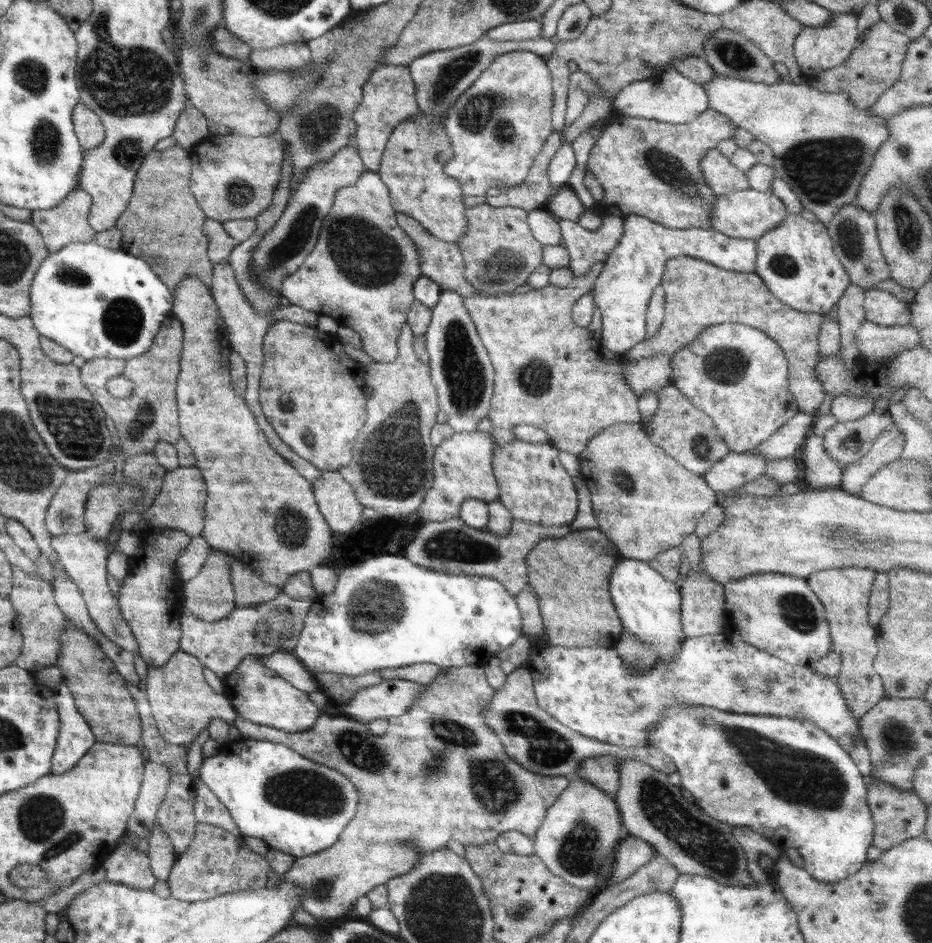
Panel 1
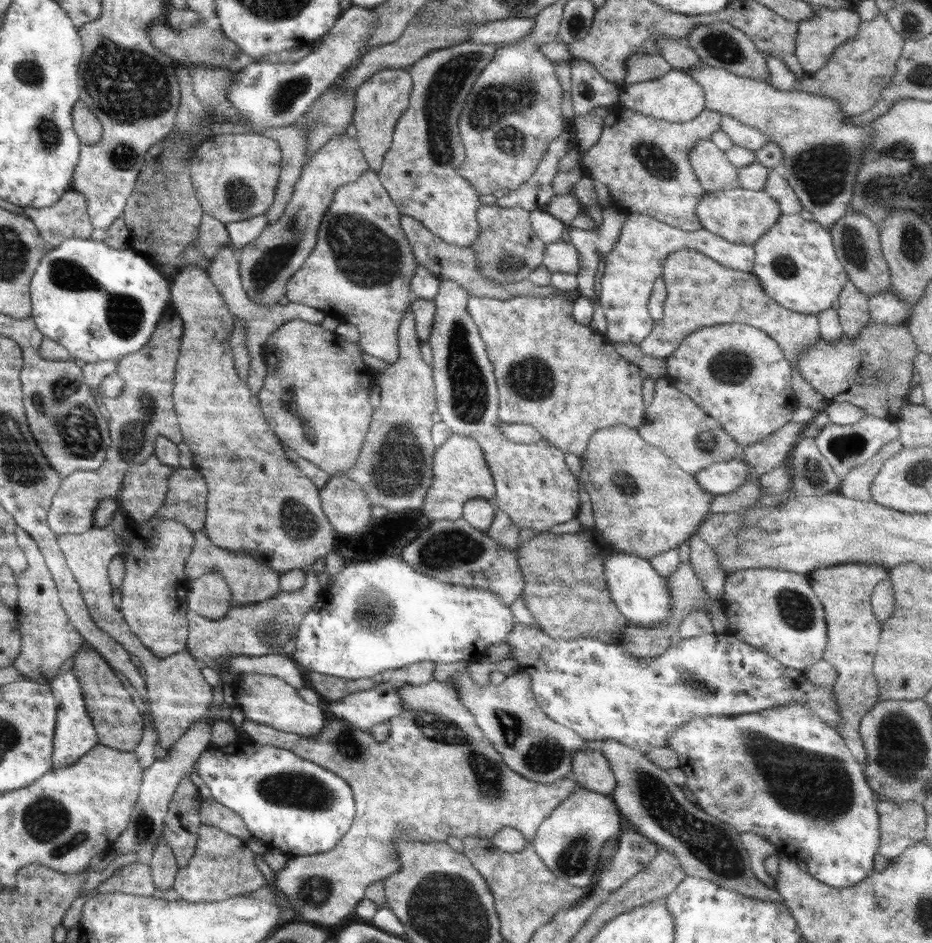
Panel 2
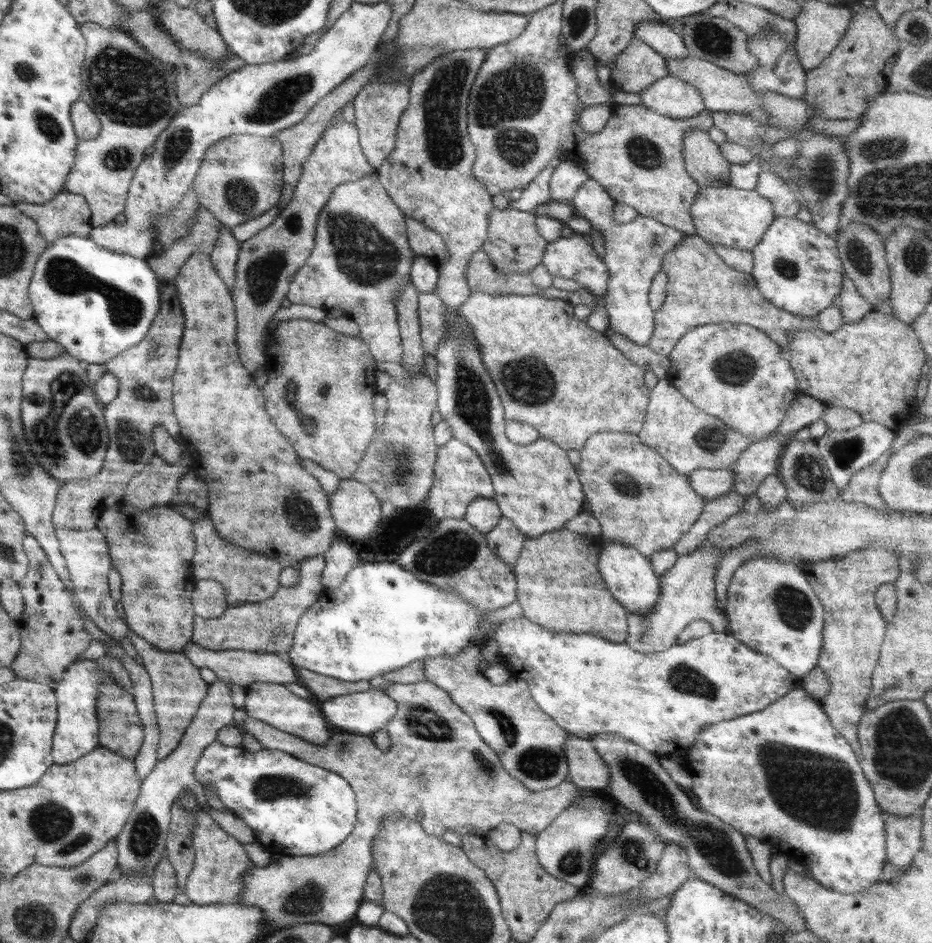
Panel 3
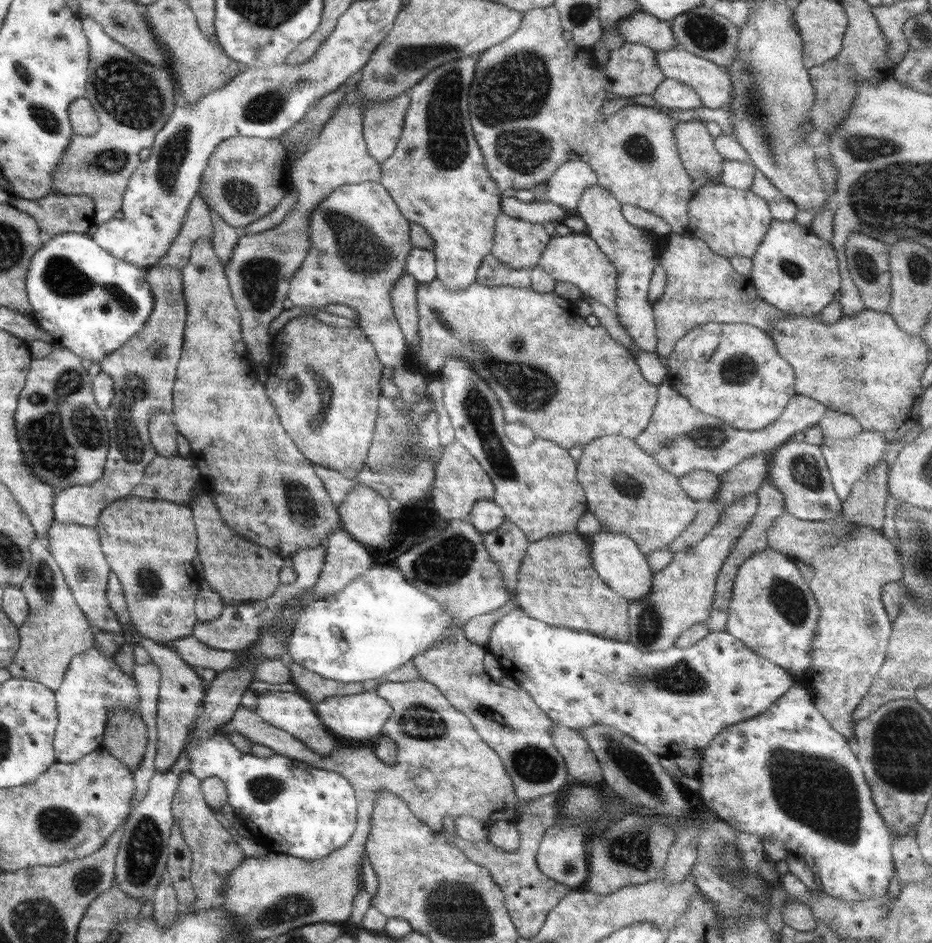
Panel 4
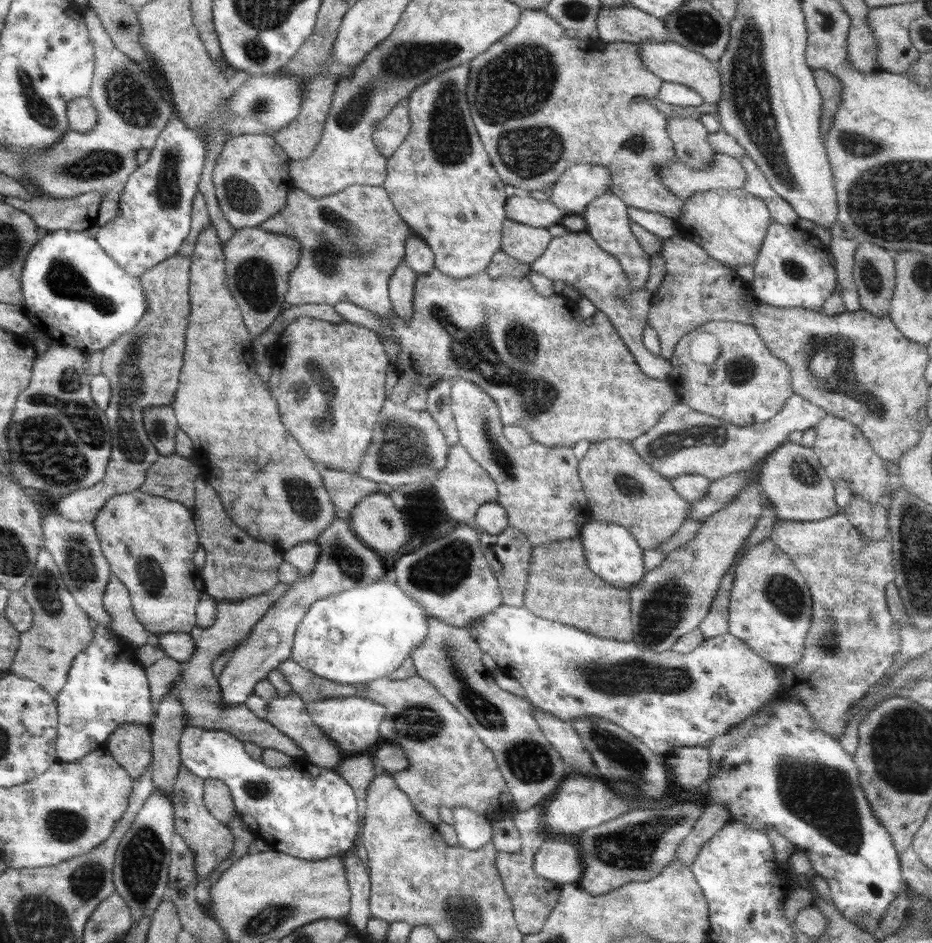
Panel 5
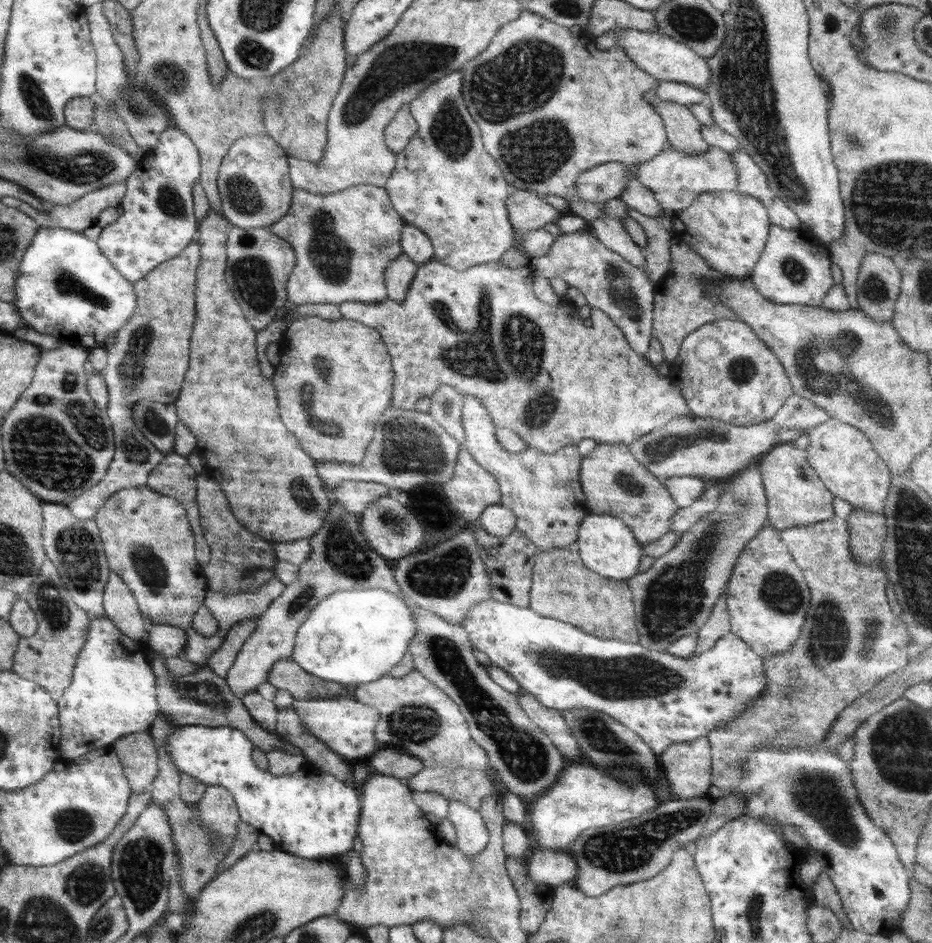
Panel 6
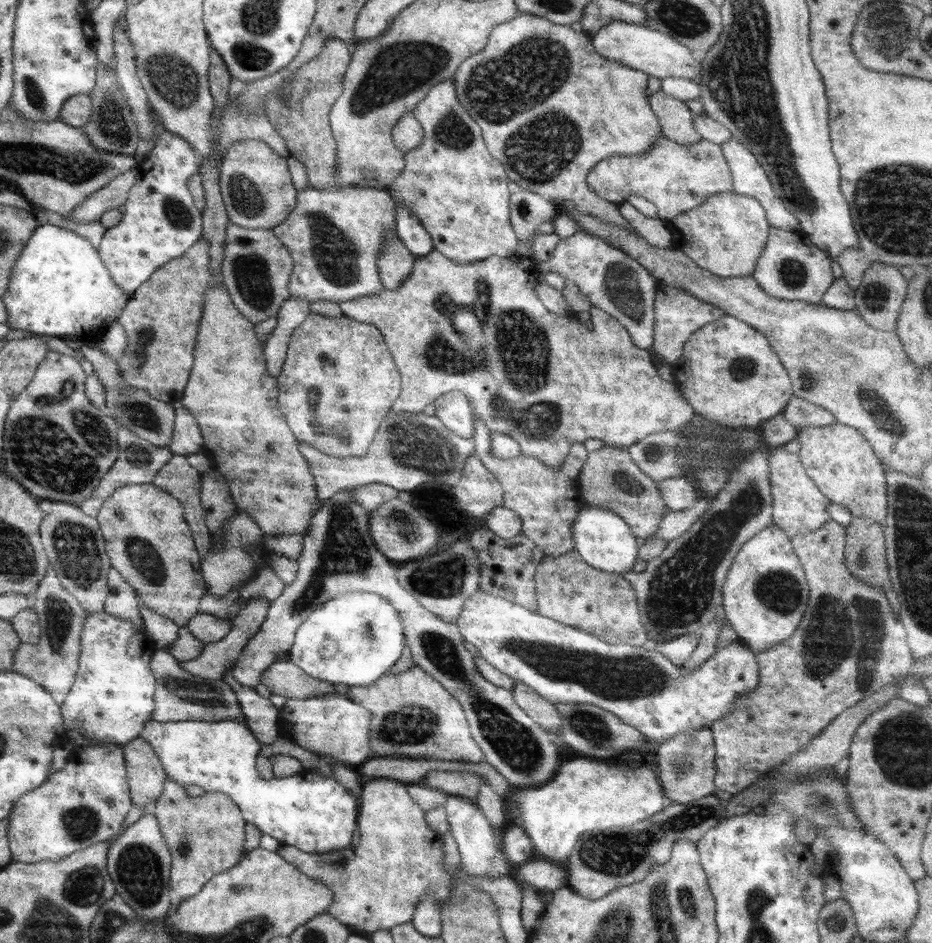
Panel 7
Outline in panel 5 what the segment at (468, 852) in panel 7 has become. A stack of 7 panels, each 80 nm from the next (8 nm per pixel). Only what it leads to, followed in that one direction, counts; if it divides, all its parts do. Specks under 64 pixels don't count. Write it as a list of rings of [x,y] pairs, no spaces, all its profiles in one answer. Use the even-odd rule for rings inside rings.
[[[463,806],[452,810],[454,822],[451,824],[457,834],[459,846],[468,850],[478,850],[492,838],[491,823],[485,816]]]

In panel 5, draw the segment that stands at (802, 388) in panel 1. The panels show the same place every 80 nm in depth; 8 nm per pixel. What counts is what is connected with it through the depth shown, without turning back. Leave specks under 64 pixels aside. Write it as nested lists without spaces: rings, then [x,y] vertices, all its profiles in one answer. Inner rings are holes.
[[[679,232],[664,239],[661,246],[666,272],[658,290],[651,296],[648,312],[650,326],[659,336],[663,359],[672,358],[680,339],[710,321],[732,321],[751,324],[749,304],[758,298],[751,292],[750,282],[742,280],[736,269],[720,263],[698,243],[684,238]]]

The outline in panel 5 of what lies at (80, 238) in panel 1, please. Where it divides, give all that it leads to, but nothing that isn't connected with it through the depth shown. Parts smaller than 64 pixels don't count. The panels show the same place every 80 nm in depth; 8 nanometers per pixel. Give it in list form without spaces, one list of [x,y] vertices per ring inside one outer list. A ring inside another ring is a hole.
[[[92,192],[60,200],[41,195],[30,201],[5,197],[4,203],[29,214],[41,231],[86,231],[95,224],[101,195]]]

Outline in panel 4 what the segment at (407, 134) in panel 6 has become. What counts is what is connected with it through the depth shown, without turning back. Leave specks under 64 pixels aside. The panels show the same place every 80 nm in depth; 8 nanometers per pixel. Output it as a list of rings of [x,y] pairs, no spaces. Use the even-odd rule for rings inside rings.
[[[403,92],[387,100],[361,98],[362,134],[368,154],[382,164],[397,148],[404,127],[404,116],[409,109],[409,93]]]

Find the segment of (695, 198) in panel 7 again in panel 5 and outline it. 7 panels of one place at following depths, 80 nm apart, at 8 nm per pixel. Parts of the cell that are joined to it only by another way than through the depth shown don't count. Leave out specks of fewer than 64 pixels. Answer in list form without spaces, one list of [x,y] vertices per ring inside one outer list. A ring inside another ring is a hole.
[[[714,154],[714,161],[705,169],[695,169],[685,162],[676,159],[673,163],[661,168],[660,179],[668,187],[670,193],[682,200],[687,200],[693,193],[713,189],[743,189],[746,182],[746,171],[740,161],[726,154]],[[580,163],[567,168],[564,174],[558,177],[554,189],[549,190],[549,194],[550,201],[565,213],[582,215],[586,205],[606,191],[610,191],[610,171],[602,165]]]

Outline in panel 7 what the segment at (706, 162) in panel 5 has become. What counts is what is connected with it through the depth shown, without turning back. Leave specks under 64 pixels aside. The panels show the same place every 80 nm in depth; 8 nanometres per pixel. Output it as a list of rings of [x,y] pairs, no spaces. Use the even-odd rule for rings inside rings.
[[[662,91],[647,95],[651,109],[658,117],[665,138],[678,146],[694,146],[702,138],[694,129],[694,116],[685,102]]]

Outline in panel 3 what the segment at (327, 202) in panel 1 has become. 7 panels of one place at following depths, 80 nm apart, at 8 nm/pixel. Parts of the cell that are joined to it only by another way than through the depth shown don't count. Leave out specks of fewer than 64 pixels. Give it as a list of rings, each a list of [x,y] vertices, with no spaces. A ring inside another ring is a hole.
[[[346,119],[337,120],[322,134],[312,154],[306,158],[302,175],[286,208],[283,208],[270,226],[246,242],[239,243],[235,286],[231,292],[237,318],[236,344],[240,362],[246,372],[254,372],[267,360],[267,324],[286,303],[290,281],[298,269],[306,264],[314,249],[318,213],[338,186],[372,176],[375,172],[376,169],[366,160],[361,150],[355,124]]]

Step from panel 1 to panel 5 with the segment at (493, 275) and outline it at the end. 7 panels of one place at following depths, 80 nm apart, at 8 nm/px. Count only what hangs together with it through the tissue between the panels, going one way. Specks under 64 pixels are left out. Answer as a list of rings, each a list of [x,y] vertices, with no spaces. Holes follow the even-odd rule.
[[[506,219],[502,227],[502,247],[500,252],[512,256],[520,263],[531,265],[542,256],[552,235],[546,228],[536,228],[521,222]]]

